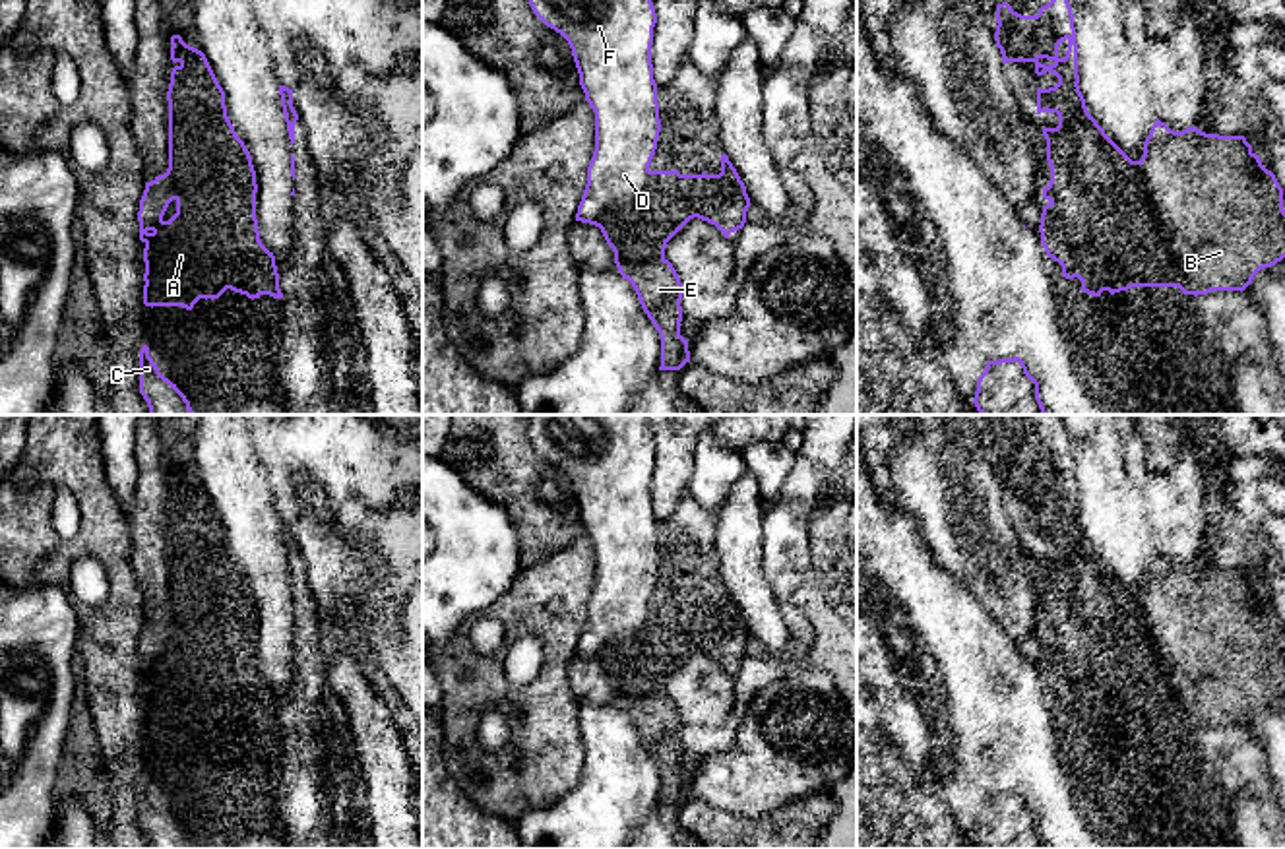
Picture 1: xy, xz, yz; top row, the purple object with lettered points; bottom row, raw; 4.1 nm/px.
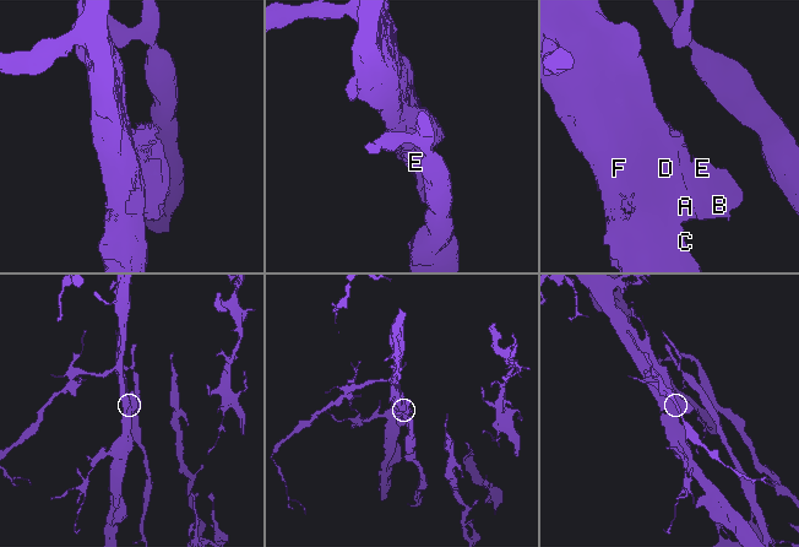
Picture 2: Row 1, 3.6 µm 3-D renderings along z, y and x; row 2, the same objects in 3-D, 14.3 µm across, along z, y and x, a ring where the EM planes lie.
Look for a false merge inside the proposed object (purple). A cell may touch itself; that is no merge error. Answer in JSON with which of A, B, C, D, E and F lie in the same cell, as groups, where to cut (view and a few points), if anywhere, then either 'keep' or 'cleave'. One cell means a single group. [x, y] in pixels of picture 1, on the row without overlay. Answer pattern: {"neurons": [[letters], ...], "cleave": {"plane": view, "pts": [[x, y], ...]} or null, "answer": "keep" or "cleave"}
{"neurons": [["A", "B", "C", "D", "E", "F"]], "cleave": null, "answer": "keep"}

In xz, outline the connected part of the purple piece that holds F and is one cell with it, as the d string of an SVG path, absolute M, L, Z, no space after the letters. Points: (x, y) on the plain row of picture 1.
M533 415L529 440L547 461L568 475L585 535L595 547L595 585L576 655L599 661L612 682L620 709L632 717L659 766L659 804L680 804L690 797L688 773L680 770L684 721L665 692L667 676L694 651L715 659L729 673L746 657L746 620L725 587L719 609L649 603L661 554L651 498L657 448L645 415Z

